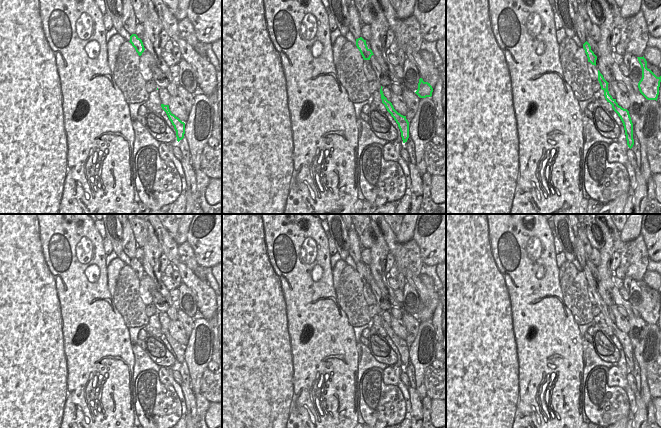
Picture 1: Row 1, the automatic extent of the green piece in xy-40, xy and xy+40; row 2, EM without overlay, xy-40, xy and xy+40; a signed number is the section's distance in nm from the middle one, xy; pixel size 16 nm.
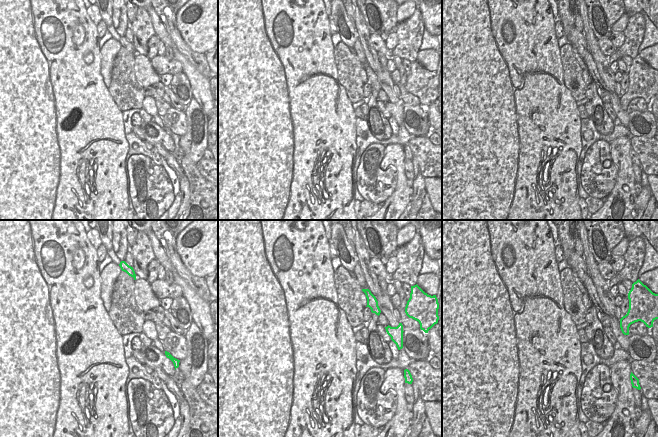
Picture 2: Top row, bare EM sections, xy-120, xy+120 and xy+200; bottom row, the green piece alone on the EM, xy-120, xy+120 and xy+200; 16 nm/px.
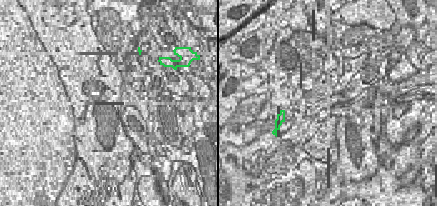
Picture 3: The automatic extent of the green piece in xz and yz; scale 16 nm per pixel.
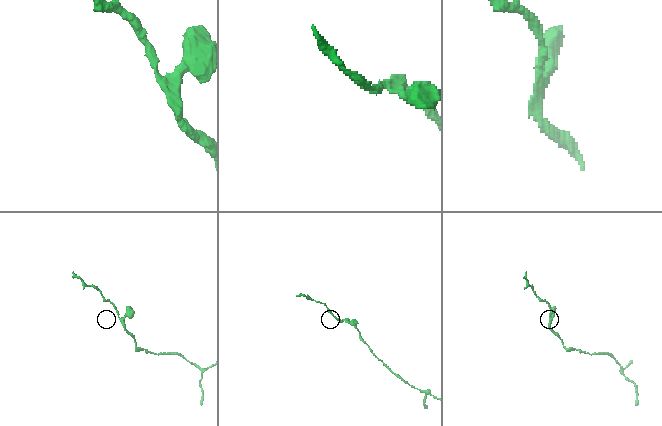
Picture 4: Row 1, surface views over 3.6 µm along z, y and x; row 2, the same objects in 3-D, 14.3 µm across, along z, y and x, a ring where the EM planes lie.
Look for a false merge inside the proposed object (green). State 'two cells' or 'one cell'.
one cell

